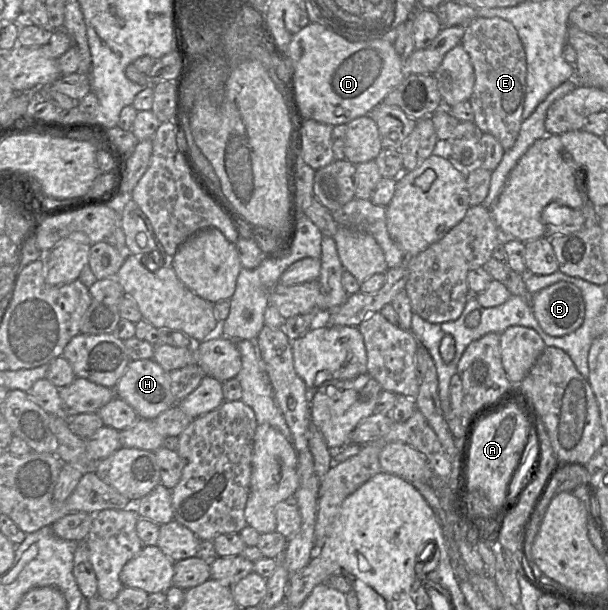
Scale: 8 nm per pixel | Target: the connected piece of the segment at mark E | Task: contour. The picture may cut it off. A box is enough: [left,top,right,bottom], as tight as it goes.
[460,17,526,151]

